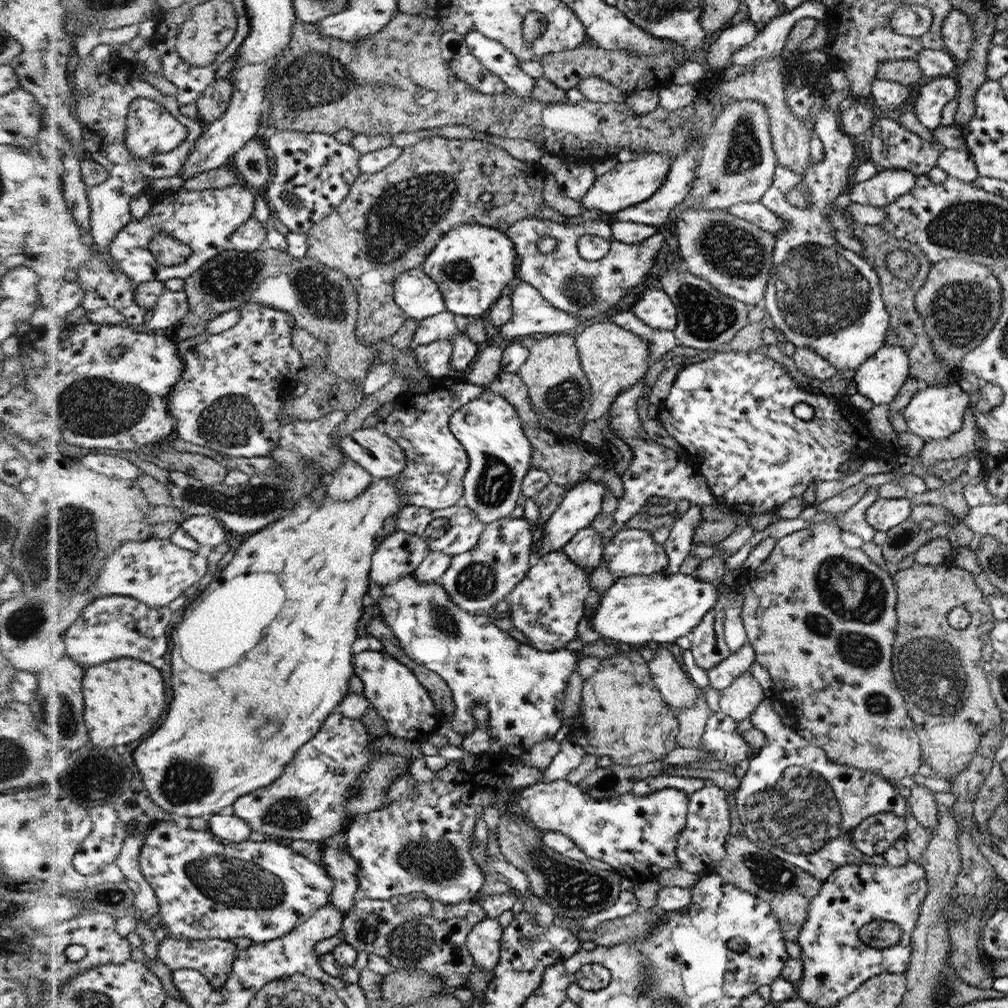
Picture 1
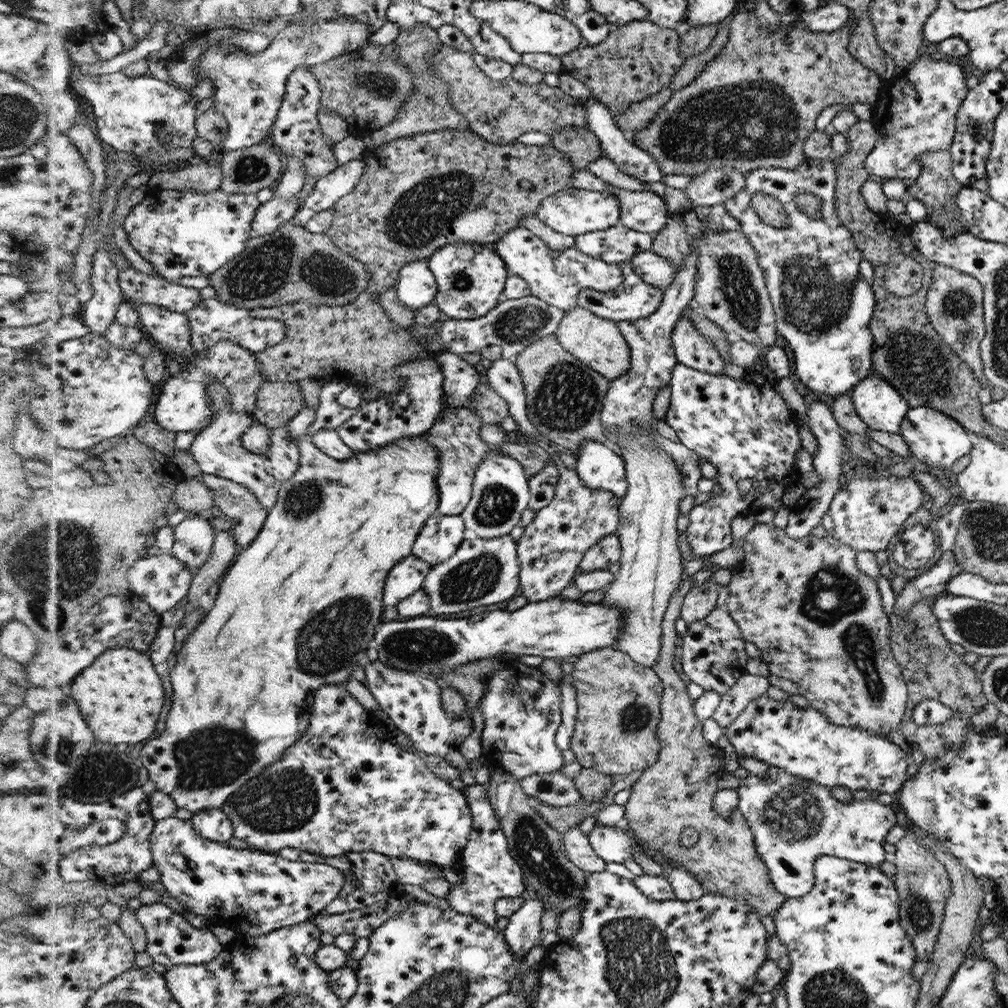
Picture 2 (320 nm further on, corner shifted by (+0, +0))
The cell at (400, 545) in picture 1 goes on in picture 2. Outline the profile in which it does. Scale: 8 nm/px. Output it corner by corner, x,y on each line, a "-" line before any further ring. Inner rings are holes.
413,554
403,558
387,577
387,588
384,593
385,606
396,606
423,588
426,576
431,569
431,563

